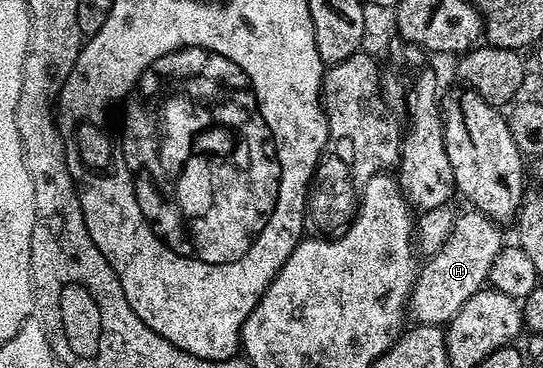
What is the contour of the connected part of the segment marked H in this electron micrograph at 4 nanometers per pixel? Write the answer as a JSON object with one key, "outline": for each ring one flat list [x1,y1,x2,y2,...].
{"outline":[[474,208,468,209,468,211,468,214,460,213,456,217,453,228,447,239,441,244,441,248,432,258,428,258,422,263,421,269,415,275,415,286,411,290,409,299,409,314,410,317,415,317,416,323,425,326,443,326,450,322,451,317,461,308,461,304,465,304,465,300,469,300,469,296,484,289,489,276,489,268,493,264,493,256,497,256,497,252,502,250,505,245,503,234,499,231,502,229,494,220,480,214]]}

